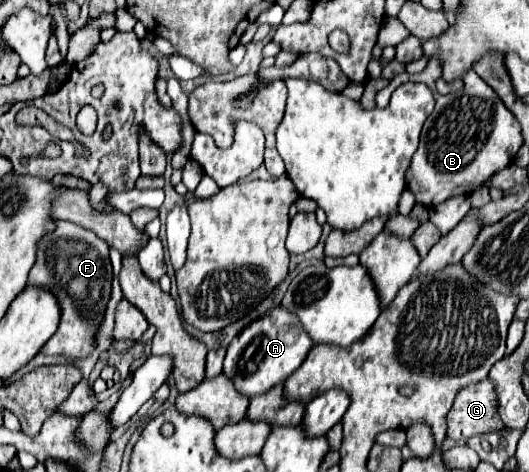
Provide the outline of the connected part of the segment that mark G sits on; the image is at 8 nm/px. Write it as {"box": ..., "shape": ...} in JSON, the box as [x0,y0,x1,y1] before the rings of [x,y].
{"box":[447,378,505,440],"shape":[[[485,378],[459,390],[447,422],[447,436],[453,440],[467,440],[477,434],[505,430],[505,424],[497,414],[497,392],[493,382]]]}

